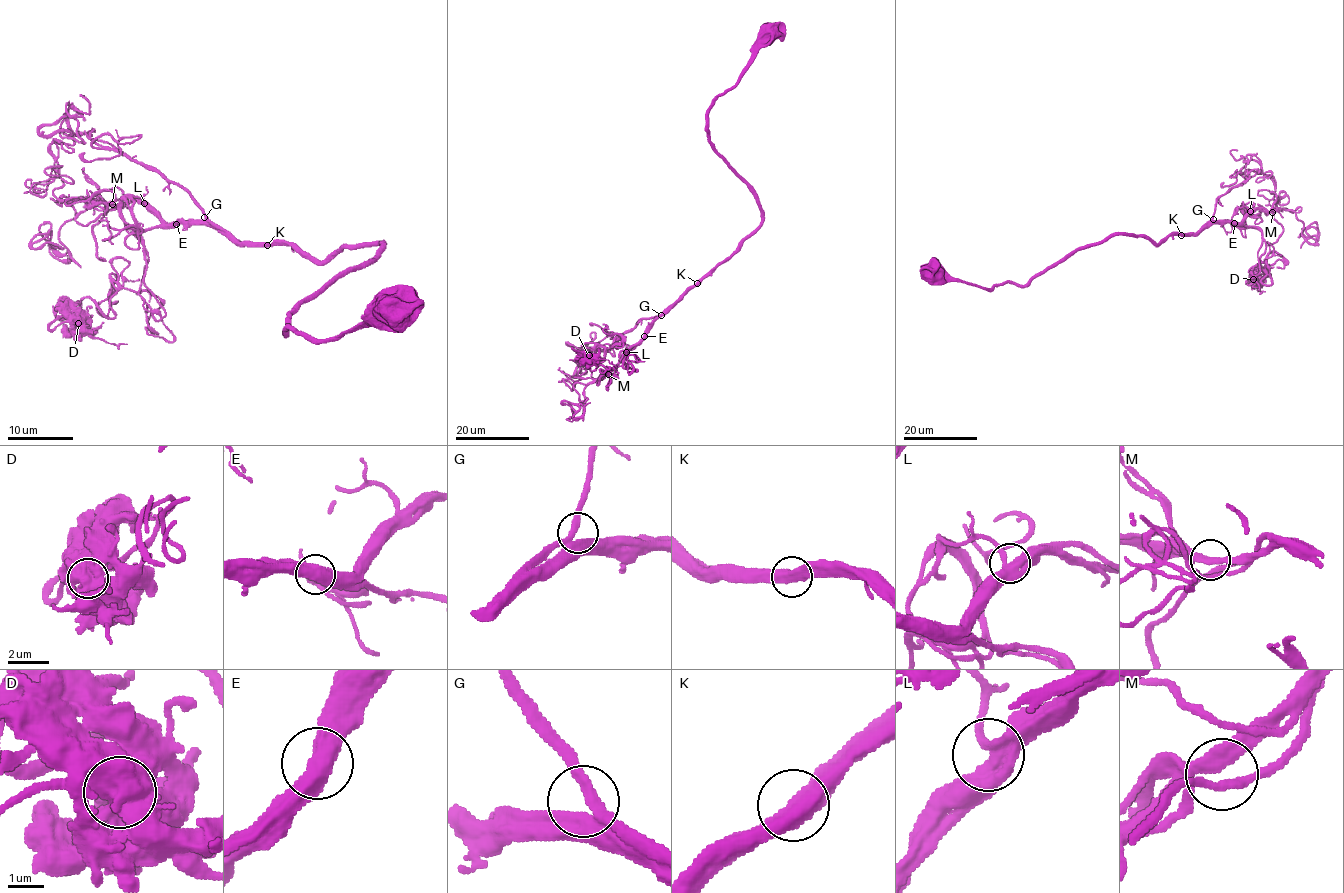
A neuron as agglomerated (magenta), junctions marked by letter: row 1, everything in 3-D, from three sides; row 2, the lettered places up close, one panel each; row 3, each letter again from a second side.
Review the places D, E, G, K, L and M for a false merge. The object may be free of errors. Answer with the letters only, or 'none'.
none

